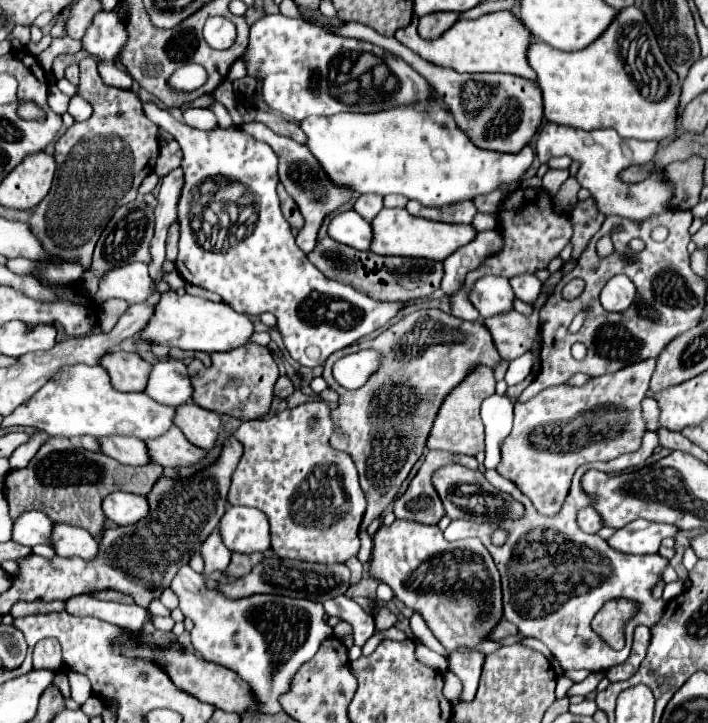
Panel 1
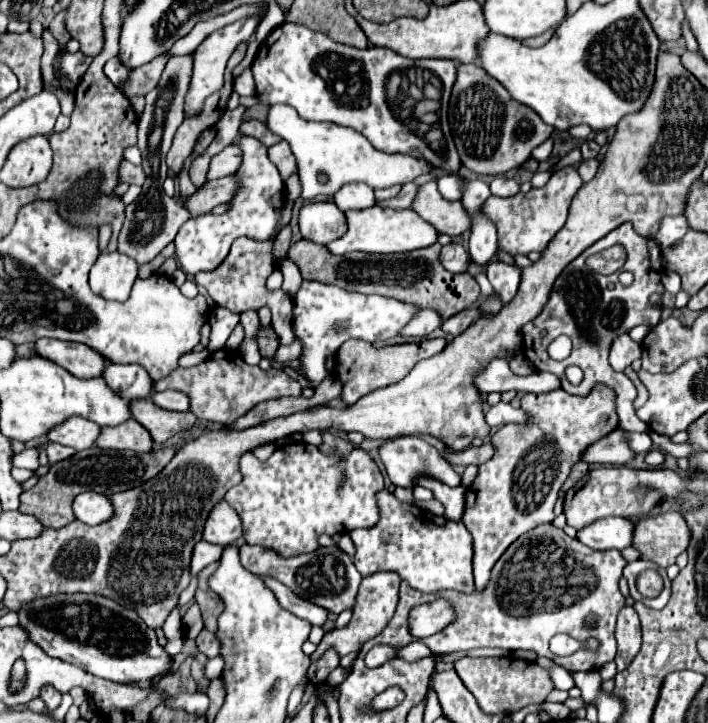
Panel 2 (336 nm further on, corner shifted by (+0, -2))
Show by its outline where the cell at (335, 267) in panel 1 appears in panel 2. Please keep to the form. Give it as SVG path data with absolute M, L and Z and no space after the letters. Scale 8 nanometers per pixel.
M299 240L291 244L287 258L297 264L303 280L317 280L323 284L333 284L347 292L389 296L399 302L415 304L419 308L437 310L441 320L447 320L453 314L477 302L481 290L469 272L463 272L463 274L447 272L439 262L439 250L441 246L433 244L429 248L421 248L421 250L413 250L405 254L389 254L389 256L363 254L363 252L335 256L335 254L327 254L325 246L321 244Z

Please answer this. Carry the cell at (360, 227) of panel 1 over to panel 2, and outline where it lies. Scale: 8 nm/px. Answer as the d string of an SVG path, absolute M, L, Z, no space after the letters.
M307 202L299 212L299 230L305 240L327 244L347 230L345 214L333 202Z

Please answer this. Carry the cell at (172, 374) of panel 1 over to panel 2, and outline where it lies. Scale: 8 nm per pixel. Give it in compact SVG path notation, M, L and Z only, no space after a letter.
M107 362L101 378L105 384L115 390L121 398L135 400L135 398L147 398L151 394L151 378L147 378L147 372L141 366L135 364L111 364Z

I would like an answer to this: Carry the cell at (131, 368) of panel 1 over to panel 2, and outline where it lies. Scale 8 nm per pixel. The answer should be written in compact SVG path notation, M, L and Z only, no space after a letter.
M41 338L35 342L35 352L65 368L77 378L97 378L101 376L103 366L107 364L107 360L101 354L95 354L95 350L91 350L89 346L75 342Z

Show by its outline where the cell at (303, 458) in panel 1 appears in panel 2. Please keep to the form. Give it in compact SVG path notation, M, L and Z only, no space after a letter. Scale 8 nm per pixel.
M295 442L283 448L277 448L267 462L255 460L253 454L245 454L241 458L241 484L233 486L225 500L239 514L243 522L243 540L247 544L259 544L263 548L277 550L285 556L295 556L303 552L313 552L319 548L319 534L341 534L355 528L371 528L379 522L379 506L377 492L383 490L383 474L370 455L360 447L355 447L347 456L326 454L317 446Z

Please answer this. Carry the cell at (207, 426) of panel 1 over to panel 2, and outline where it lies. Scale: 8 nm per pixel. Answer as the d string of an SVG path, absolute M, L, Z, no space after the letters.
M139 398L129 402L129 410L133 420L145 426L155 444L163 444L173 434L189 430L195 424L195 416L191 412L167 412L151 402L151 398Z

